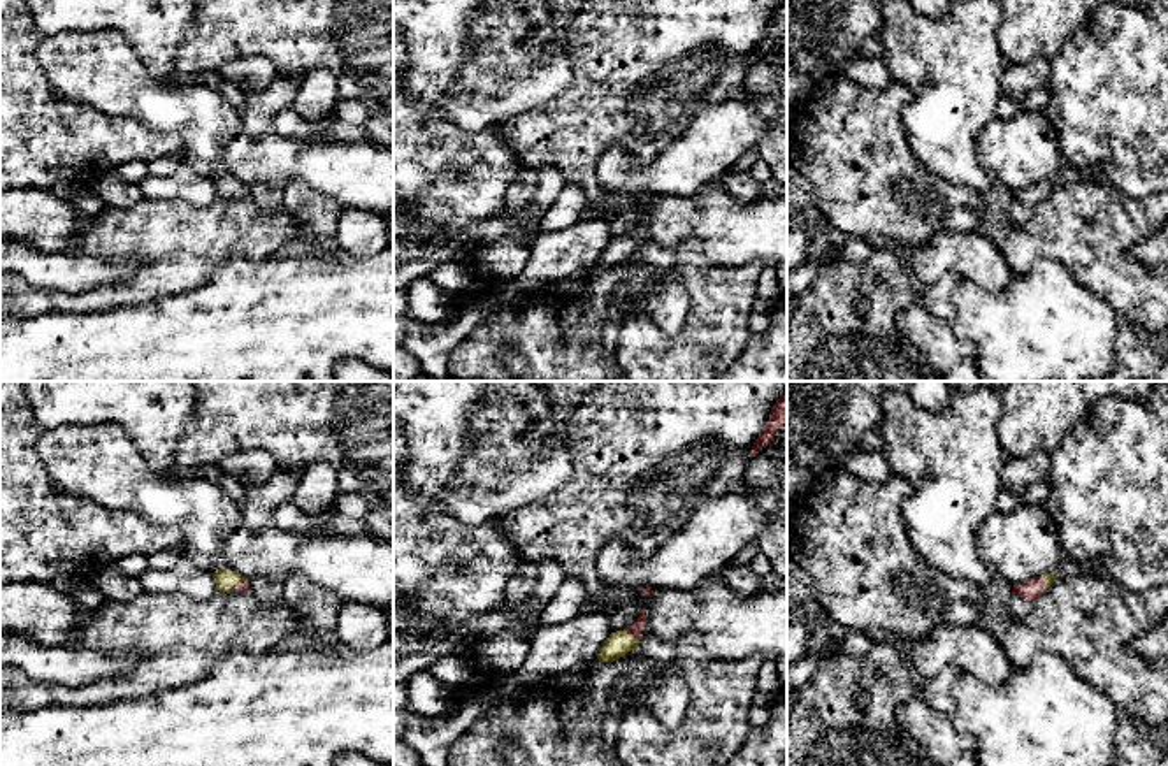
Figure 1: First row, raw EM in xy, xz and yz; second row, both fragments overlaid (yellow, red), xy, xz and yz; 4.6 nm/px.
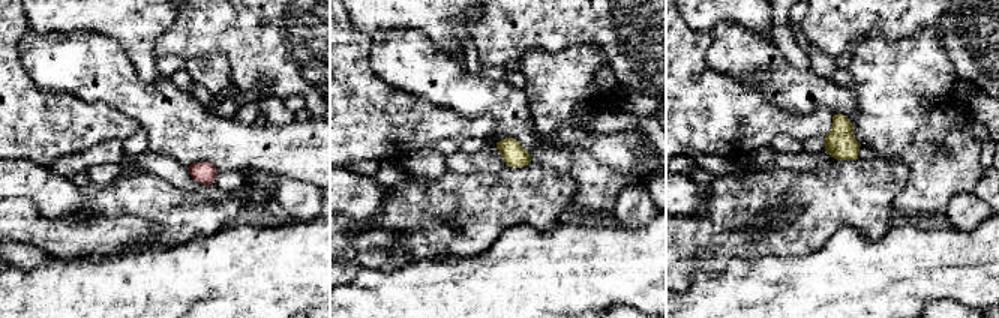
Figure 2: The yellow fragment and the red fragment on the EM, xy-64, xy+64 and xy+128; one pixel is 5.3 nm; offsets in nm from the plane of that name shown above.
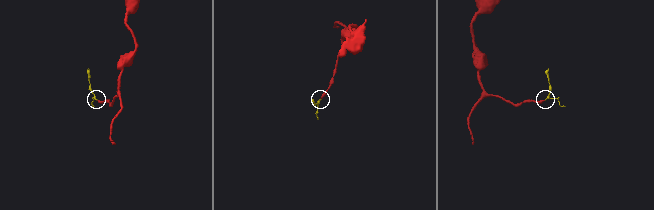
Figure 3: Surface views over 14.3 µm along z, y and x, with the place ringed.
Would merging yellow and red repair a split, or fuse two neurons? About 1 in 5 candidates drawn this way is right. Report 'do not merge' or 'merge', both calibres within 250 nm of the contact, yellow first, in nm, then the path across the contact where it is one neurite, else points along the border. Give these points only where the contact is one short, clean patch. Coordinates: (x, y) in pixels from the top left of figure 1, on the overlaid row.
merge; 110 nm thick on the yellow side, 70 nm on the other; runs through xz (619, 643), (633, 638), (636, 629)

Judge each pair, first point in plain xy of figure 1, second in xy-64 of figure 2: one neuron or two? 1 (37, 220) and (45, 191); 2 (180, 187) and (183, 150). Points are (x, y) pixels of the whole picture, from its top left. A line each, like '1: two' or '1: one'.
1: one
2: two

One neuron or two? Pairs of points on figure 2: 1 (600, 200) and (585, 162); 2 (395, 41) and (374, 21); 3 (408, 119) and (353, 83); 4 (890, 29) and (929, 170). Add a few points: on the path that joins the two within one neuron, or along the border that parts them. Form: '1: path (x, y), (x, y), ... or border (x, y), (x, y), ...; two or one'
1: path (597, 191), (585, 171); one
2: border (419, 30), (380, 30), (374, 36); two
3: path (395, 119), (389, 119), (366, 96); one
4: border (926, 27), (894, 41), (869, 33), (858, 45); two

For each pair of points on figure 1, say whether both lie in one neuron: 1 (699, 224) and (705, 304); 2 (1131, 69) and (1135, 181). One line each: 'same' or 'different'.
1: different
2: same

